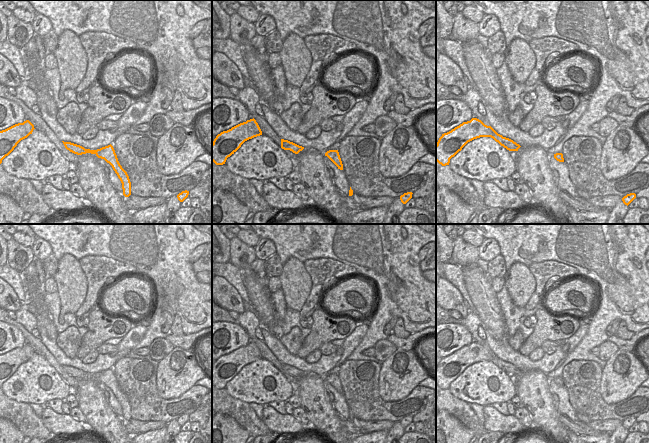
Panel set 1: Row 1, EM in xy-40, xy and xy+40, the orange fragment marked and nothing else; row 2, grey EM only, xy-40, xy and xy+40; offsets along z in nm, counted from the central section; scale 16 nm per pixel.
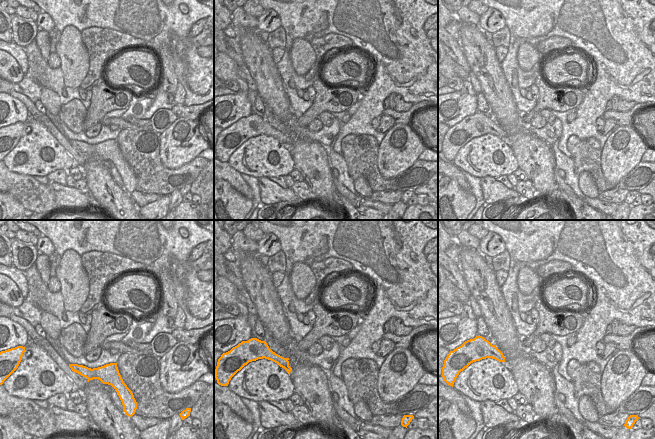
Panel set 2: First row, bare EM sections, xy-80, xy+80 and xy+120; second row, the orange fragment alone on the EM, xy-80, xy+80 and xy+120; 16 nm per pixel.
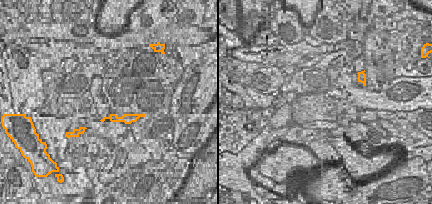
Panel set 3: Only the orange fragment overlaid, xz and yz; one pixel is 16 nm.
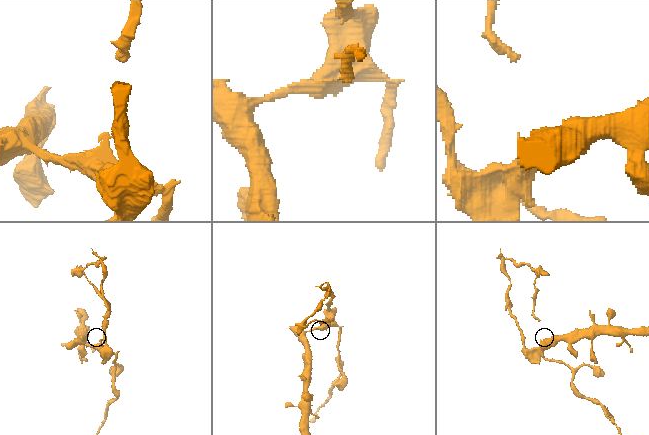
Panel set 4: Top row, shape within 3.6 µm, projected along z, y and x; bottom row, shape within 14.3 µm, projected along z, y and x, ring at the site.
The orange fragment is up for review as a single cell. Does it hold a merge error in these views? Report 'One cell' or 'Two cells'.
Two cells

